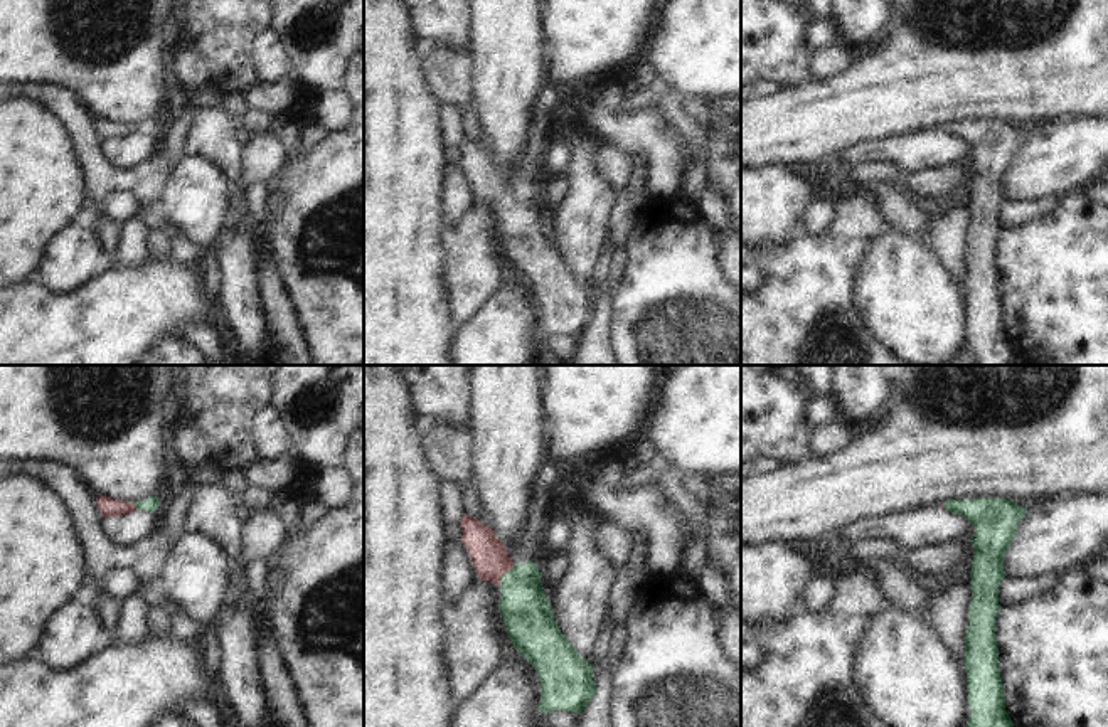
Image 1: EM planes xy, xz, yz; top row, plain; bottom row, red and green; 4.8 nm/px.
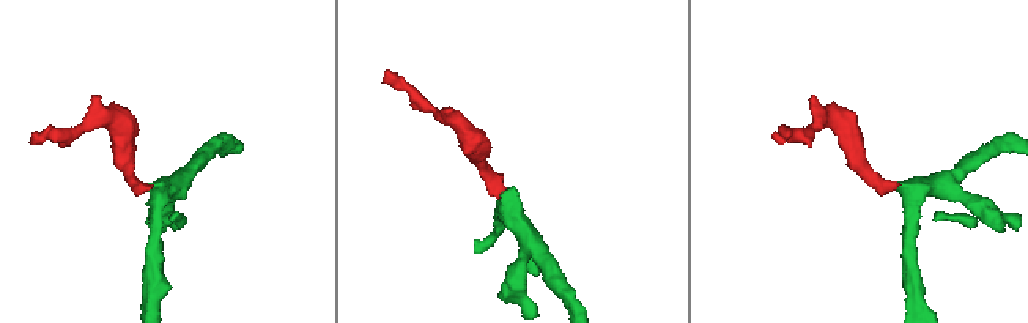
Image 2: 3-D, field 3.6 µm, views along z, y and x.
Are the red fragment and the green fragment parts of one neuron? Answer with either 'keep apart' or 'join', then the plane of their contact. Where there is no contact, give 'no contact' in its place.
join; contact in xz

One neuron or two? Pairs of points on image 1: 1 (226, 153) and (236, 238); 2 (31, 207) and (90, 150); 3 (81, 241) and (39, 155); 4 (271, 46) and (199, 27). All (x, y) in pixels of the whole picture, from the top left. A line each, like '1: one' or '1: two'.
1: one
2: two
3: two
4: two

